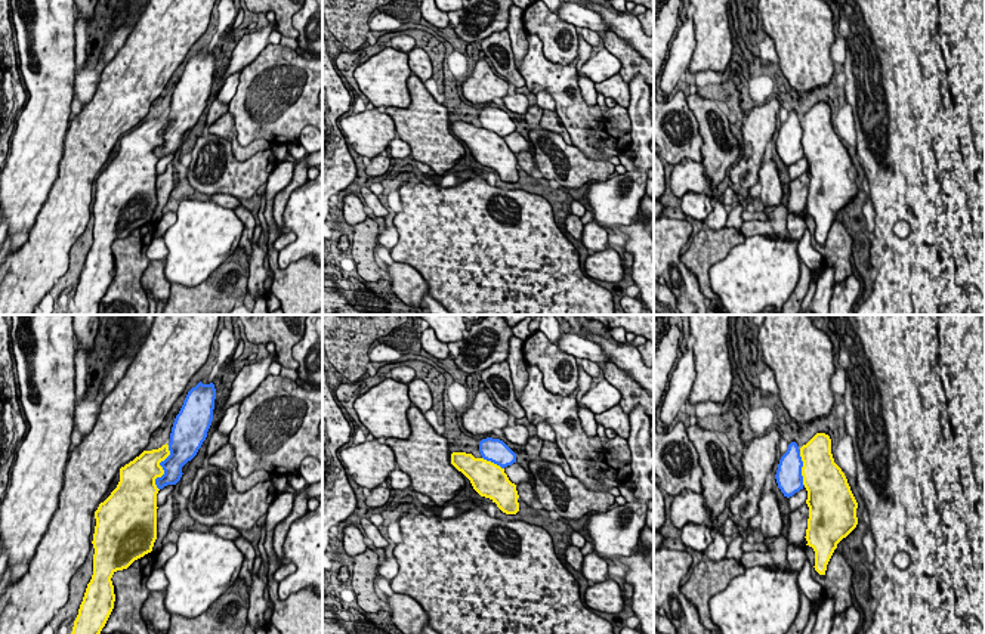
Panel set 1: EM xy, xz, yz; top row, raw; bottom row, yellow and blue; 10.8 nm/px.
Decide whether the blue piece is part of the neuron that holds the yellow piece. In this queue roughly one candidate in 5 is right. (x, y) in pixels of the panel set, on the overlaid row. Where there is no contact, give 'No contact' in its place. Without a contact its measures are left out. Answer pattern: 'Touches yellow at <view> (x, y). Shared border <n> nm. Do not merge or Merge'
Touches yellow at xy (161, 469). Shared border 500 nm. Merge

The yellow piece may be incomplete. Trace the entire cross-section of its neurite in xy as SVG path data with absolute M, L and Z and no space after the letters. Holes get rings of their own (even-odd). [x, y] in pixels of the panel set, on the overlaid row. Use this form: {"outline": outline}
{"outline": "M169 445L143 451L120 468L120 482L111 495L95 511L93 575L87 584L71 634L101 634L115 601L112 575L127 569L135 560L152 551L157 539L157 494L155 479L164 474L160 466L170 455Z"}

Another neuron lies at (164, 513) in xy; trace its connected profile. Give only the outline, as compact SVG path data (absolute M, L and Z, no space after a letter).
M170 494L163 505L157 508L157 539L154 542L152 551L160 551L163 547L163 539L170 531L170 525L175 519L175 510L173 505L176 504L176 500L173 494Z

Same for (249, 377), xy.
M274 353L262 361L248 362L238 371L226 403L222 408L223 414L229 406L241 403L248 395L251 395L259 387L259 384L269 375L269 367L275 361L277 355Z

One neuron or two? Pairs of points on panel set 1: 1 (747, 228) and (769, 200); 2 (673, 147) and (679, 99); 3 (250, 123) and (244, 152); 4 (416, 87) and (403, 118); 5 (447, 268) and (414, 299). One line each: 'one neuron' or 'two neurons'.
1: two neurons
2: one neuron
3: two neurons
4: one neuron
5: two neurons

